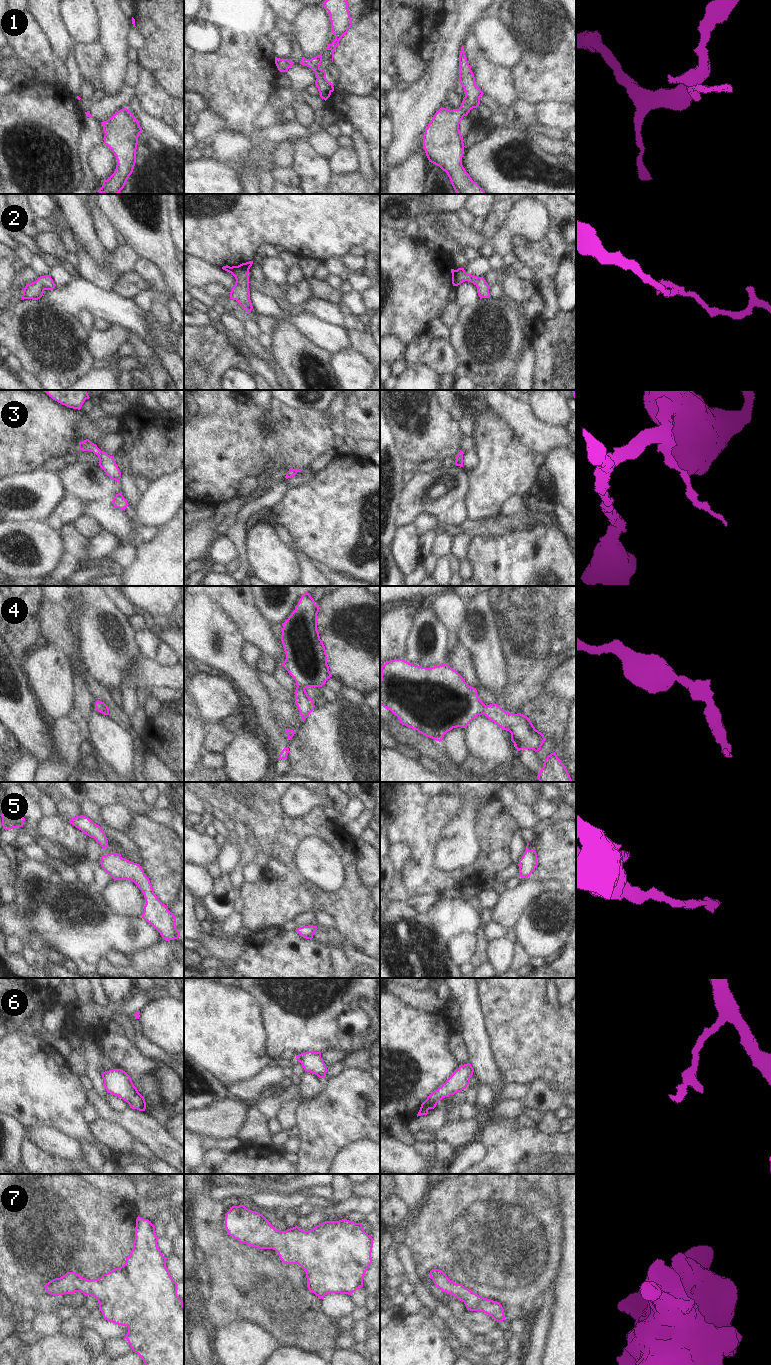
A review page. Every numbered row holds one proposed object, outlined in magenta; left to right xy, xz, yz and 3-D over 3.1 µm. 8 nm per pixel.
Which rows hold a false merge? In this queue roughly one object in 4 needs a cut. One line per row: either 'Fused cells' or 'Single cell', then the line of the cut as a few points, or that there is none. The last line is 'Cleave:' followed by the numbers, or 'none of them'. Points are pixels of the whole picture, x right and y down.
1: Single cell. No split
2: Single cell. No split
3: Single cell. No split
4: Single cell. No split
5: Single cell. No split
6: Single cell. No split
7: Single cell. No split
Cleave: none of them

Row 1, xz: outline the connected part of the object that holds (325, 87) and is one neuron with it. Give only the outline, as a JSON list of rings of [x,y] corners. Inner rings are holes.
[[[322,53],[314,58],[306,59],[303,57],[300,64],[311,68],[316,73],[315,85],[318,88],[320,97],[325,101],[330,97],[334,91],[333,84],[326,79],[326,71],[320,68],[322,62]]]

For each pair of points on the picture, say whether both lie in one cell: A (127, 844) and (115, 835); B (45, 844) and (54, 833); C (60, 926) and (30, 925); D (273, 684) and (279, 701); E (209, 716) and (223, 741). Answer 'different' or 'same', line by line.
A: same
B: different
C: same
D: same
E: different

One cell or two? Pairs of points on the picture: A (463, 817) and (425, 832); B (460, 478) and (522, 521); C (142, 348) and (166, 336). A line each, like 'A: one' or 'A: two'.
A: two
B: two
C: two

